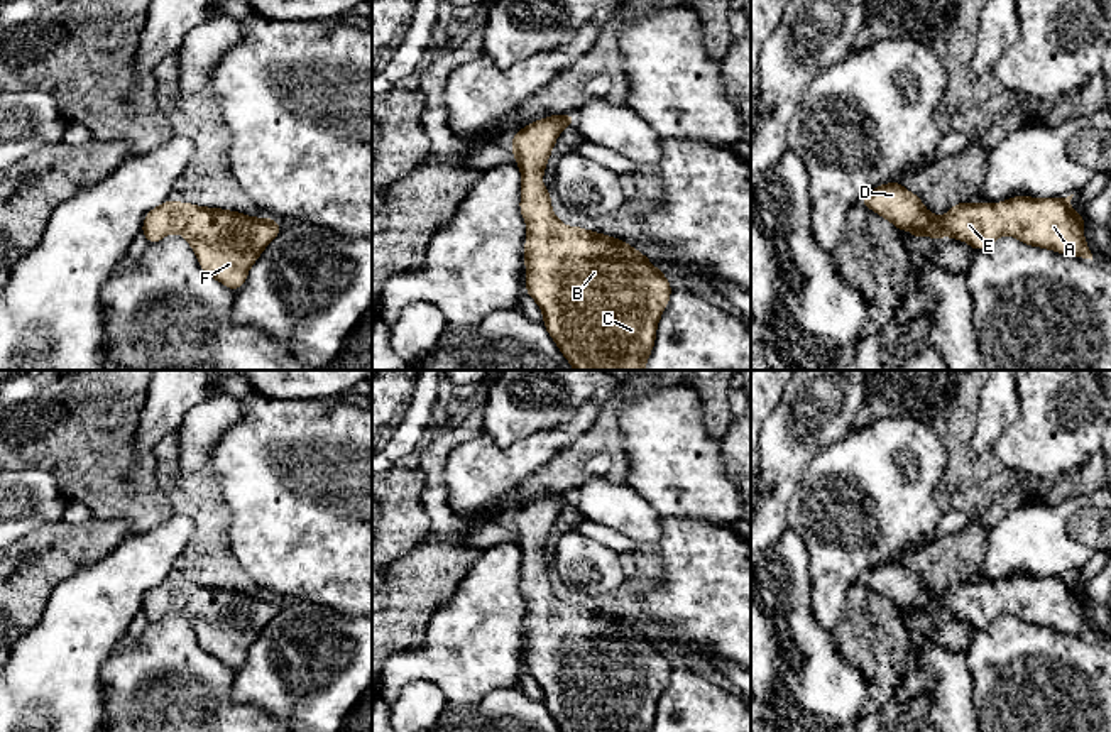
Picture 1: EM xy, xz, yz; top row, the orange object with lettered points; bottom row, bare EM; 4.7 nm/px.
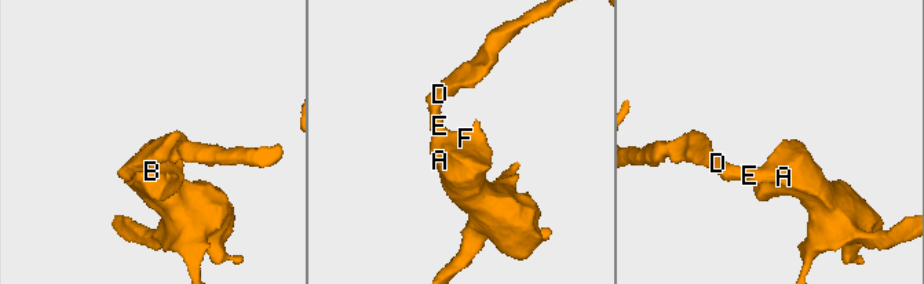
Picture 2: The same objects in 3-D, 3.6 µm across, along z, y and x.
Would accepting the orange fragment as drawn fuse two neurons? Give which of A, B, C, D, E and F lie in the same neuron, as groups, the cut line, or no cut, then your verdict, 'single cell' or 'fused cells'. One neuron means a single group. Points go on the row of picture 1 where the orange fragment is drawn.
groups A B C D E F; cut none; single cell

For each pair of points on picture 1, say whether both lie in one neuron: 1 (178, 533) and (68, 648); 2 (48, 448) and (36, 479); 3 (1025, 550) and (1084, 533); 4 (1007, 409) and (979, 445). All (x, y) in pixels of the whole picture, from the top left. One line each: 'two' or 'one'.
1: one
2: two
3: one
4: one

